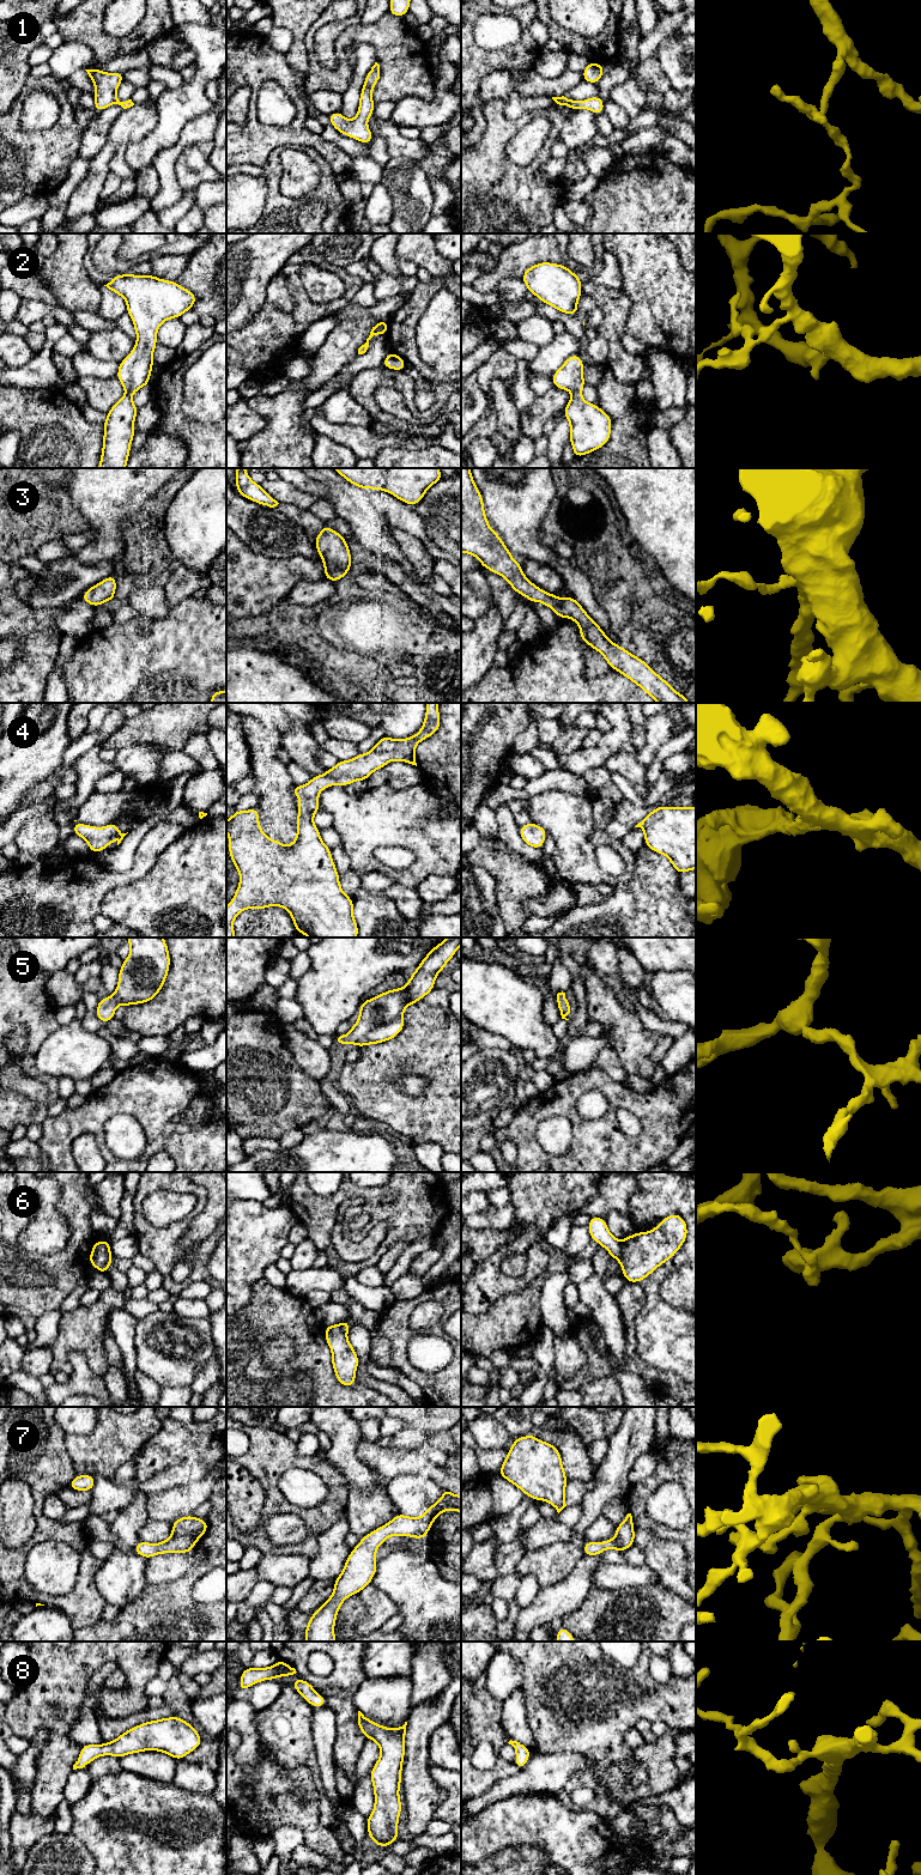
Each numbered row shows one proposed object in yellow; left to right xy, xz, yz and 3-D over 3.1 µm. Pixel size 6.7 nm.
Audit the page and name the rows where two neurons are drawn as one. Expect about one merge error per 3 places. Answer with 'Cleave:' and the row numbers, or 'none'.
Cleave: 6

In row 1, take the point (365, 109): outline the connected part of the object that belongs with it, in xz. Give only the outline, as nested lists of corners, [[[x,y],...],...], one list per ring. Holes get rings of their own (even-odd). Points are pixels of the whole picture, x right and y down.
[[[375,62],[364,80],[356,119],[346,120],[341,111],[332,113],[328,115],[331,125],[339,133],[343,133],[345,136],[353,138],[366,145],[370,145],[372,140],[372,133],[369,129],[366,121],[374,113],[375,102],[372,101],[371,92],[376,86],[378,79],[380,65]]]

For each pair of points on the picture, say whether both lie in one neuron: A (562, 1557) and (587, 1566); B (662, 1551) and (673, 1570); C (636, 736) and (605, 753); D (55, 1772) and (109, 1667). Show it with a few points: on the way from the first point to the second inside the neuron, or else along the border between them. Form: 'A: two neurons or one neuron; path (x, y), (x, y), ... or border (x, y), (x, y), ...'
A: two neurons; border (585, 1555), (568, 1576), (557, 1582)
B: one neuron; path (665, 1555), (671, 1565)
C: two neurons; border (626, 715), (630, 722), (630, 741)
D: two neurons; border (79, 1711), (68, 1731), (68, 1736), (80, 1746)

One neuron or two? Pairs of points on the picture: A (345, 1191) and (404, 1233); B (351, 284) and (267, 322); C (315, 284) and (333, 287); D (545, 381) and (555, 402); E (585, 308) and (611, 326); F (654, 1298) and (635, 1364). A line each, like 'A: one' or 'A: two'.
A: one
B: one
C: one
D: two
E: two
F: two

